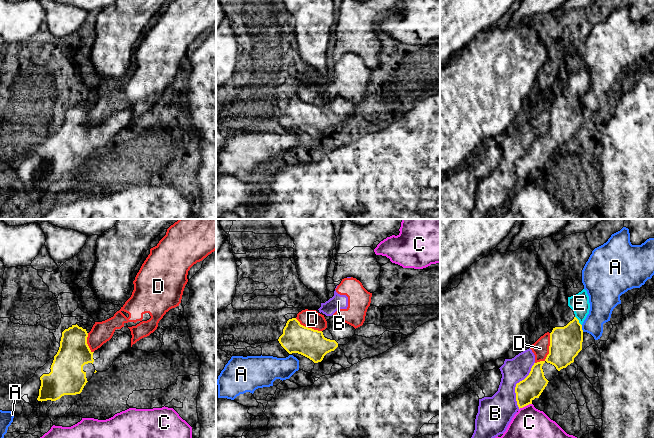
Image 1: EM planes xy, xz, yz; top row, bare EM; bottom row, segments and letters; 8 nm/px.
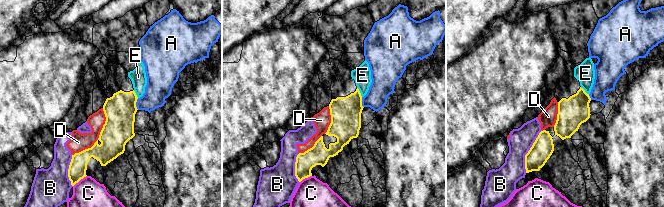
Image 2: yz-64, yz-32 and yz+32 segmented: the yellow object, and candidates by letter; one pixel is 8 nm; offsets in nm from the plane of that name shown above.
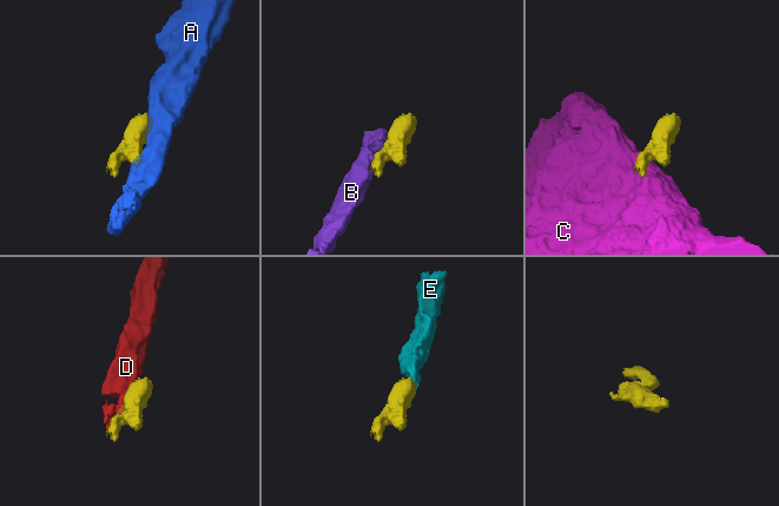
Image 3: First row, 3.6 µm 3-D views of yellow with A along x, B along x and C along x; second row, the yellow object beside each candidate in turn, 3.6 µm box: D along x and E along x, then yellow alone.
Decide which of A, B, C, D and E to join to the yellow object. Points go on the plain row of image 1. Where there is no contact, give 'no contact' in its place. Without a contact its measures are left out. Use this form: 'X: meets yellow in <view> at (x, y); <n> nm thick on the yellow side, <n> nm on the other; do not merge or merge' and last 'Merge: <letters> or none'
A: meets yellow in yz at (581, 104); 260 nm thick on the yellow side, 190 nm on the other; do not merge
B: meets yellow in yz at (516, 160); 180 nm thick on the yellow side, 240 nm on the other; do not merge
C: meets yellow in yz at (525, 181); 180 nm thick on the yellow side, 400 nm on the other; do not merge
D: meets yellow in yz at (549, 127); 260 nm thick on the yellow side, 140 nm on the other; do not merge
E: meets yellow in yz at (578, 97); 260 nm thick on the yellow side, 160 nm on the other; merge
Merge: E

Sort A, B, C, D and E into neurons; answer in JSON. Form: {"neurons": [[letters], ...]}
{"neurons": [["A"], ["B", "D"], ["C"], ["E"]]}

